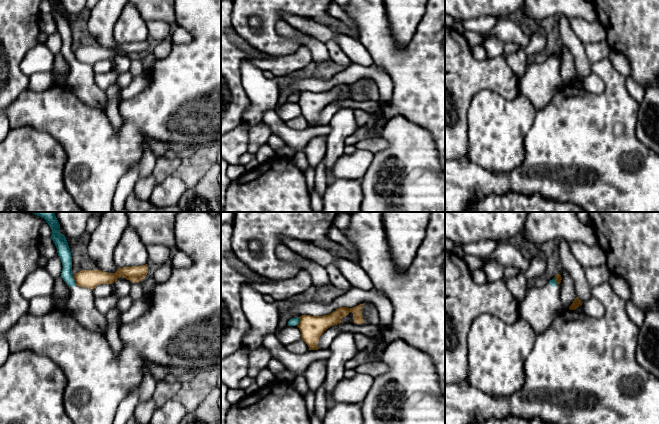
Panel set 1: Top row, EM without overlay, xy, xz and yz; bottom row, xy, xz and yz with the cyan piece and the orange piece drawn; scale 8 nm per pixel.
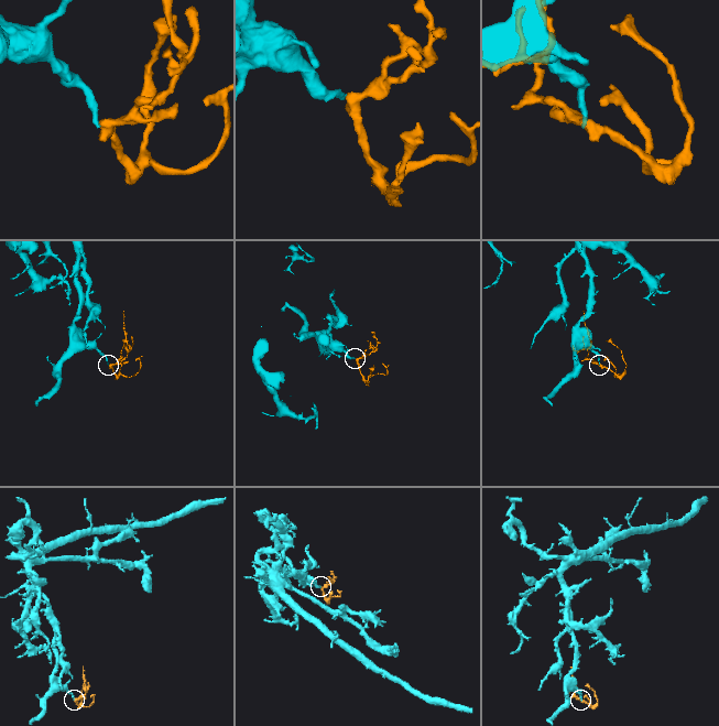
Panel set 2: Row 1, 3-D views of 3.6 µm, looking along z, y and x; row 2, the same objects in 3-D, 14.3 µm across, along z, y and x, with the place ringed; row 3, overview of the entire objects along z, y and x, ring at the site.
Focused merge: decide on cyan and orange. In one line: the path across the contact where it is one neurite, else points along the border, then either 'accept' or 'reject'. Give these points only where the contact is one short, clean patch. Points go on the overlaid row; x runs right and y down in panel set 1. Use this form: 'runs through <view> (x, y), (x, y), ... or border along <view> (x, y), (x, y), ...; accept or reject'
border along xy (73, 276), (76, 284); reject

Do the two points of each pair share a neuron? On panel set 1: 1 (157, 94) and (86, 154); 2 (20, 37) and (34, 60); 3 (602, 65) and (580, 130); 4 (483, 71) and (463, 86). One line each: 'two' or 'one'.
1: one
2: two
3: one
4: one

